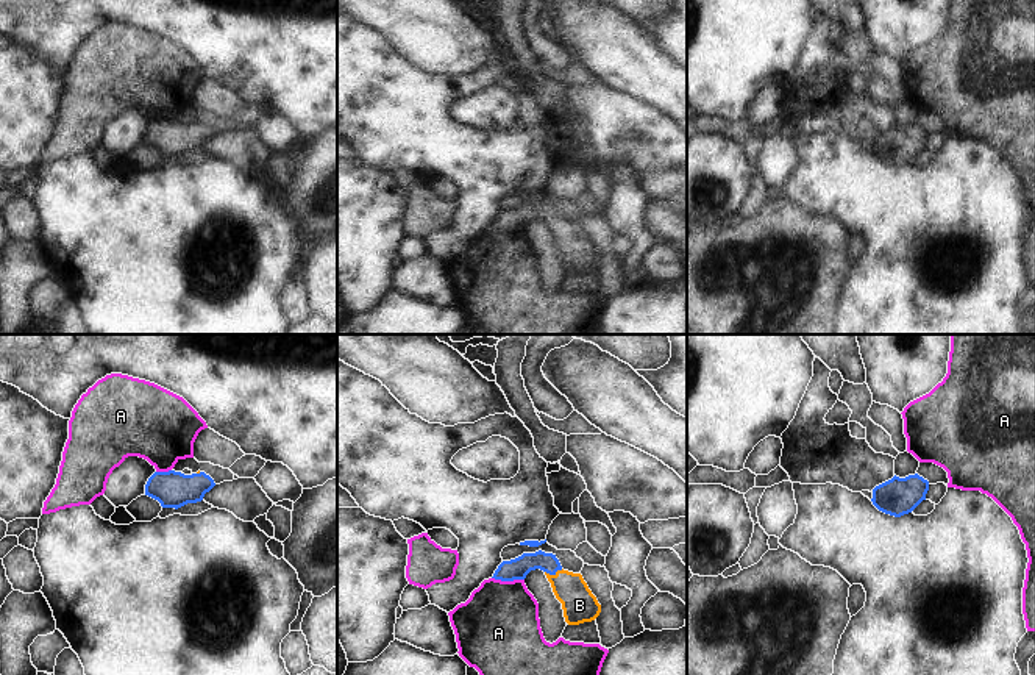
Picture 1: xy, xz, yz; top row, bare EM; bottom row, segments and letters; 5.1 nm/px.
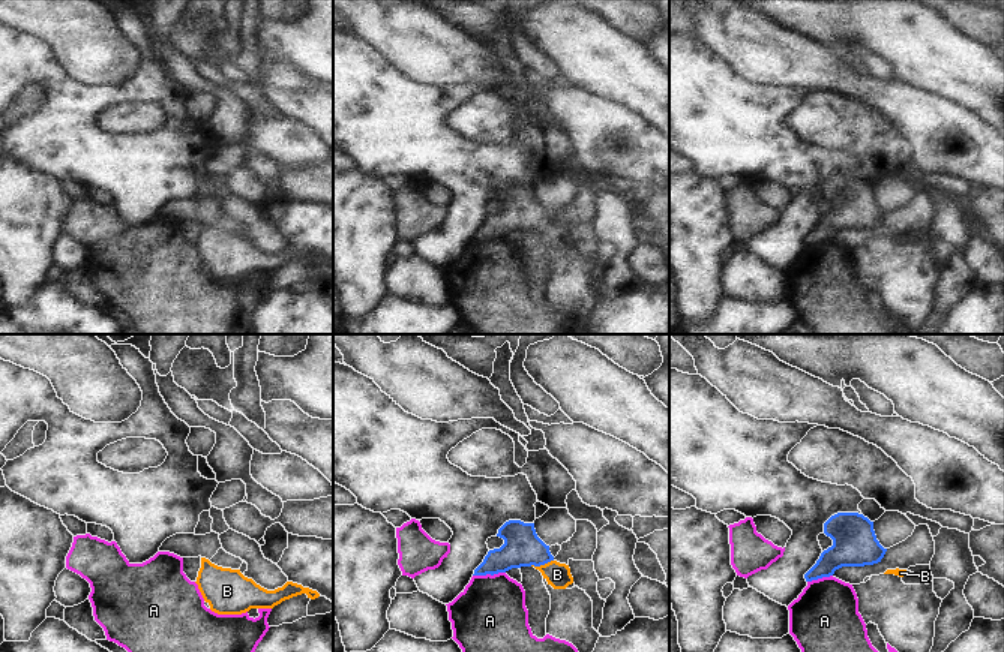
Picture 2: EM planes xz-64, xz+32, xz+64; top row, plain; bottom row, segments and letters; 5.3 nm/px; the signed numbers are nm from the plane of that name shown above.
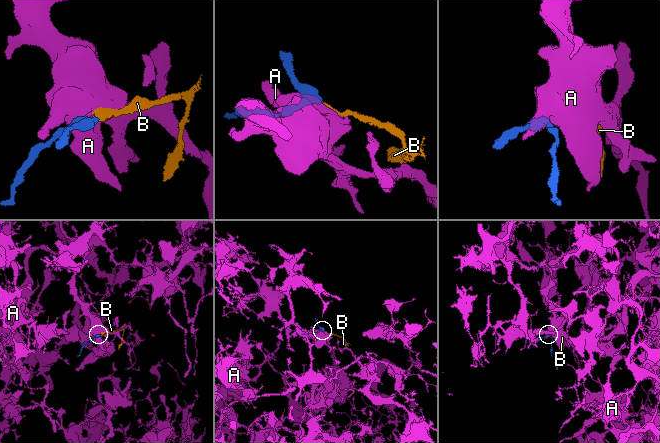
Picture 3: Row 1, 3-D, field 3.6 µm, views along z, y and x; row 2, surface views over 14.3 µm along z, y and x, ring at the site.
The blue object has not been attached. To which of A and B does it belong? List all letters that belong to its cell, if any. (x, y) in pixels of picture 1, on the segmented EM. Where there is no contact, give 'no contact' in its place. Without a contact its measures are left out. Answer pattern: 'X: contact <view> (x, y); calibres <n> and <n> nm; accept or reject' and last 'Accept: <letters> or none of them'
A: contact xz (508, 580); calibres 110 and 420 nm; reject
B: contact xz (553, 574); calibres 110 and 180 nm; accept
Accept: B

